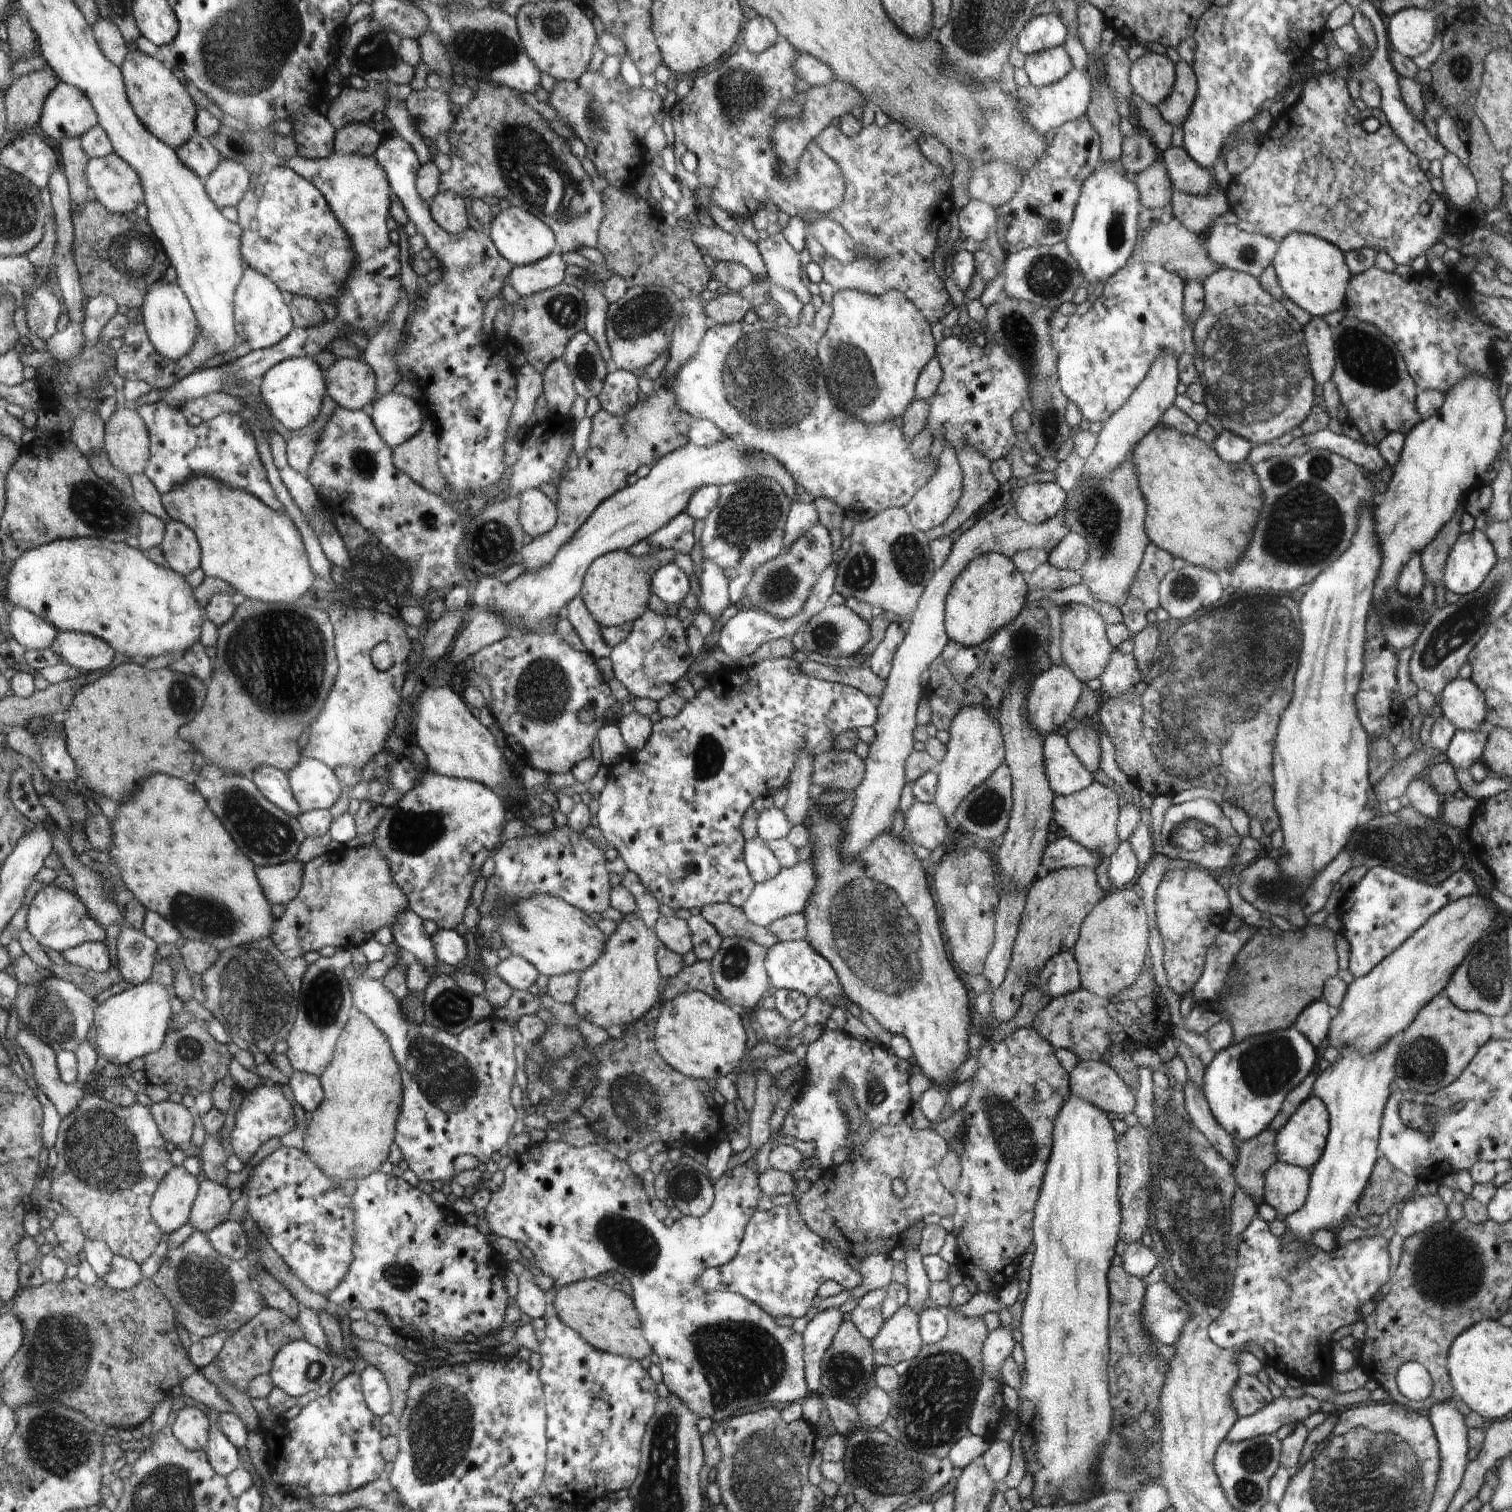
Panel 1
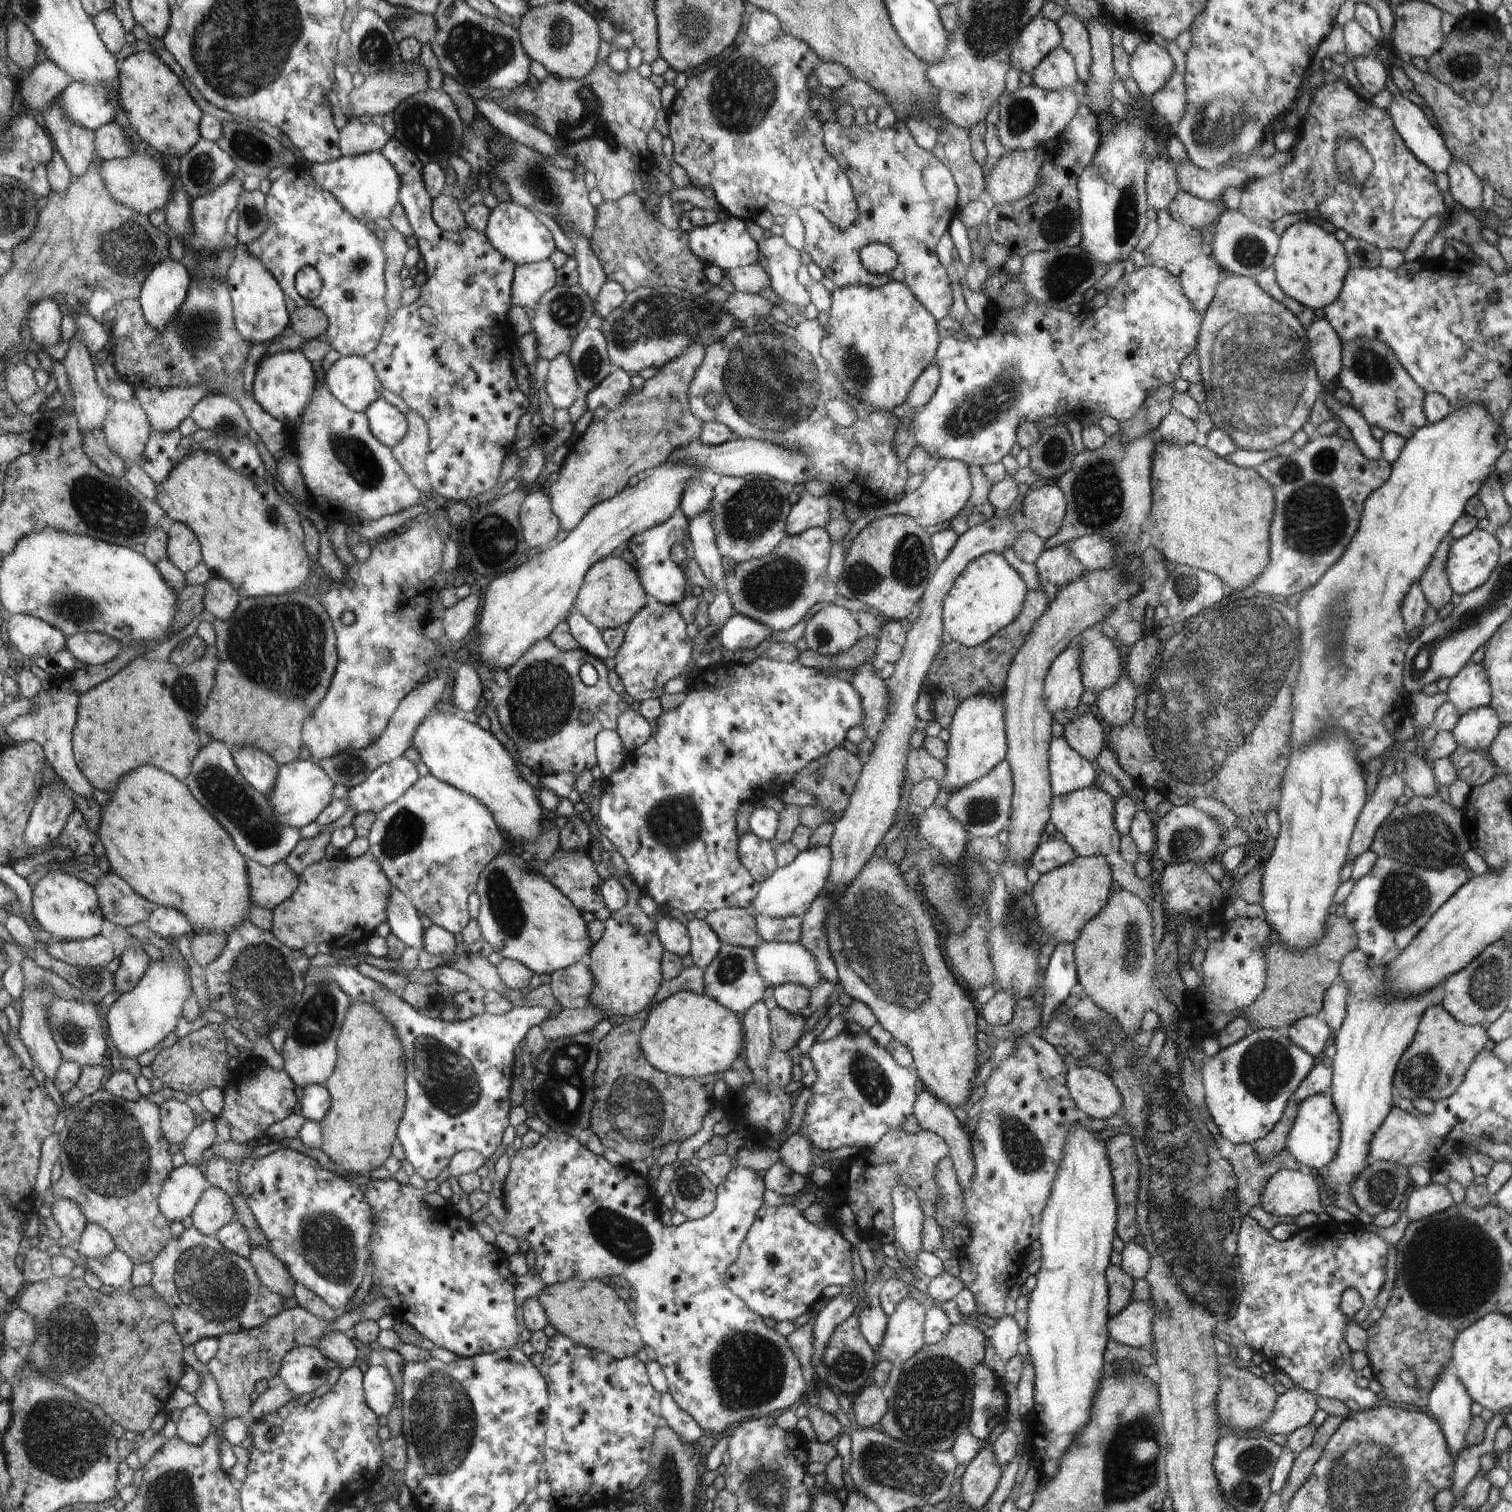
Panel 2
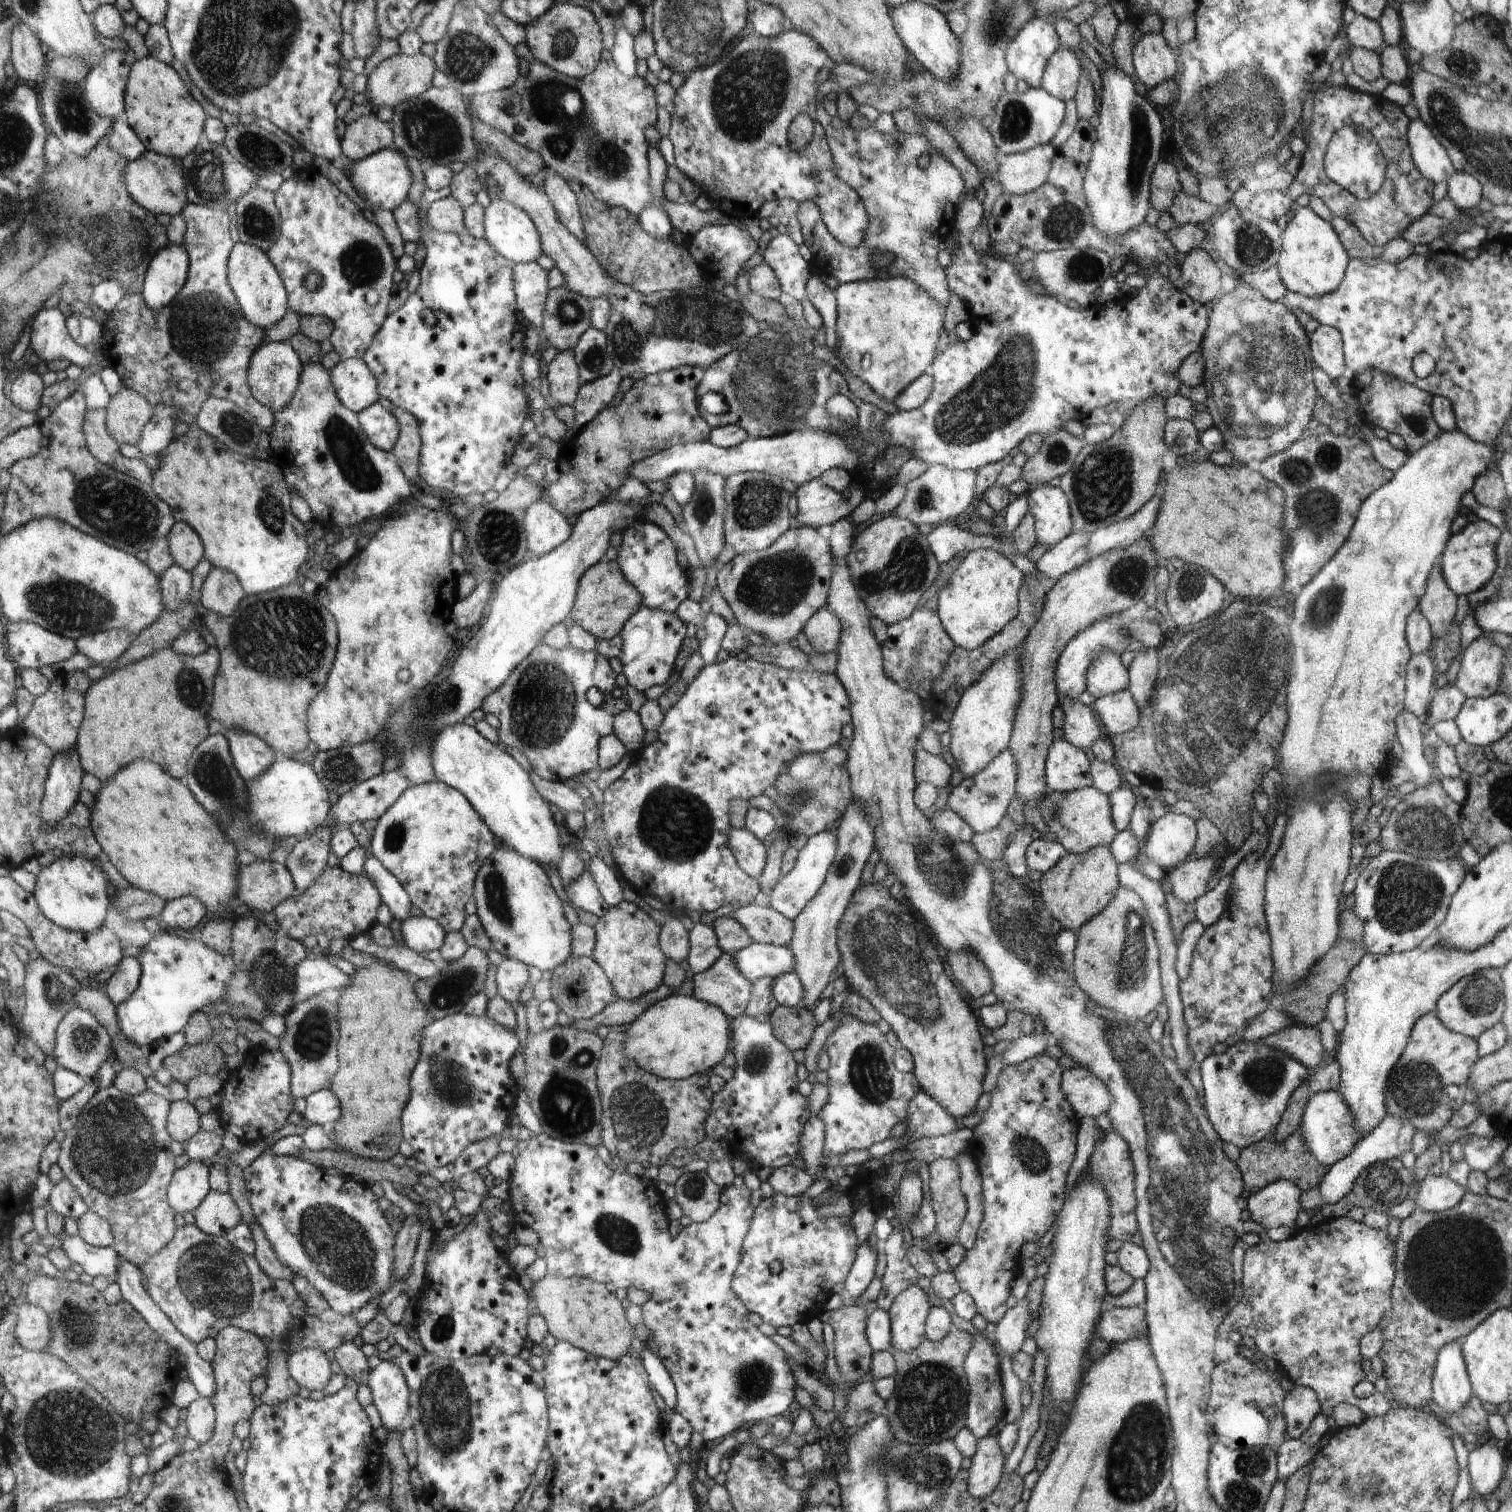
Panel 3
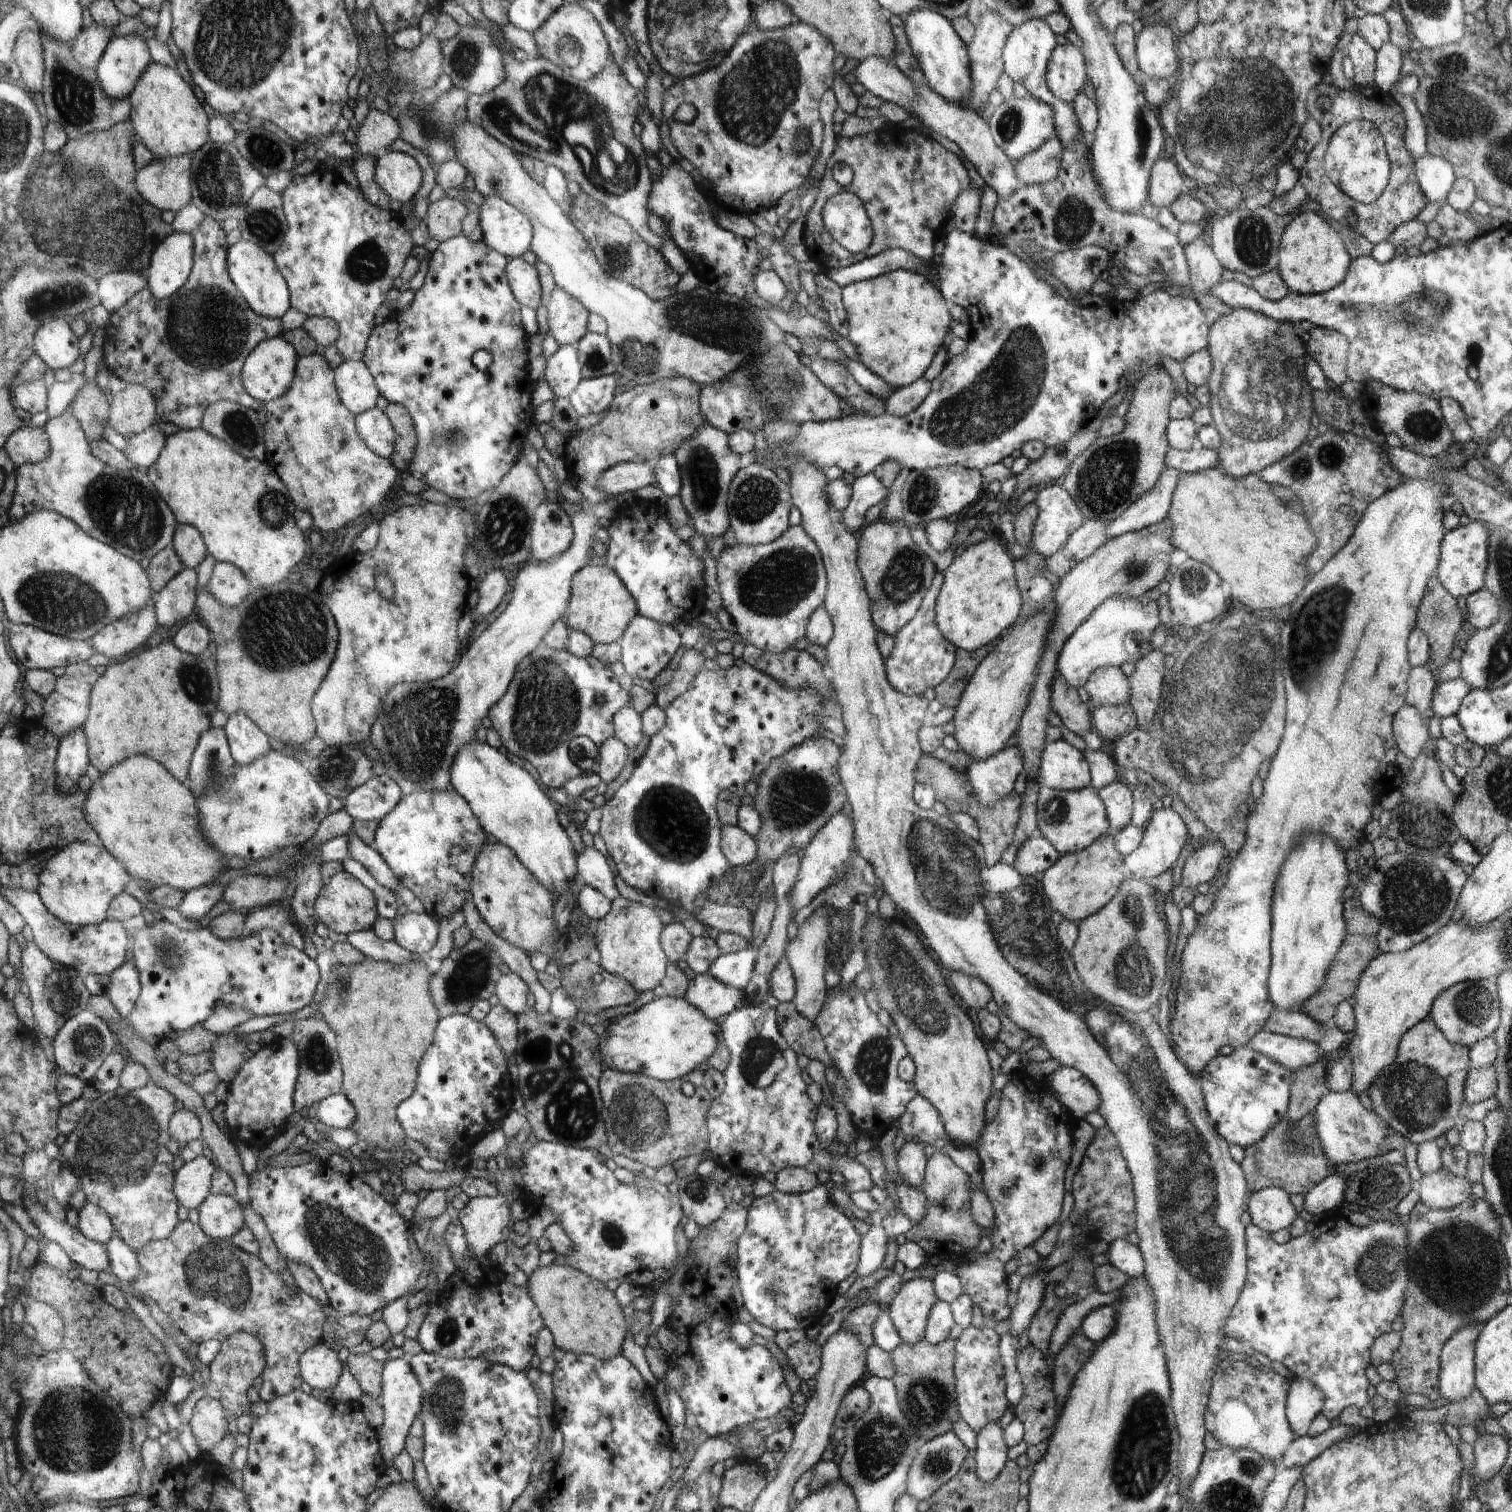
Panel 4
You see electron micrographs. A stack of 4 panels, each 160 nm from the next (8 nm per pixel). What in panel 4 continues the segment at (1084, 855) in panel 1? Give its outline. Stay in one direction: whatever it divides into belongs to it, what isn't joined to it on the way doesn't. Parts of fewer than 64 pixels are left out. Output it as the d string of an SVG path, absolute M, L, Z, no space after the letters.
M1044 836L1028 837L1015 852L1013 867L1023 877L1033 877L1038 872L1046 872L1058 859L1061 853L1046 840Z

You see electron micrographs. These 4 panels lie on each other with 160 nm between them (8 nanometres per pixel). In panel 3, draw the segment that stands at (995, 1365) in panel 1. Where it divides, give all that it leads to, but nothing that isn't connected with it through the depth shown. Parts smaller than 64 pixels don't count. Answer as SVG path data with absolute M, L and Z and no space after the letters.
M1026 1298L1019 1300L1014 1308L1007 1310L1001 1323L996 1324L996 1332L991 1339L997 1345L997 1349L1011 1356L1021 1351L1024 1340L1027 1338L1026 1330L1031 1324L1029 1301Z

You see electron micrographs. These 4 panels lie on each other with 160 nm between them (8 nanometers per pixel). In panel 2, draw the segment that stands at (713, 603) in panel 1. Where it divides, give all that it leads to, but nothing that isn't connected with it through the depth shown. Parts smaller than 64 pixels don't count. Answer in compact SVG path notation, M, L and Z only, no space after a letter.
M710 504L710 508L690 519L689 539L692 543L693 558L700 565L704 576L713 584L715 591L718 591L724 582L724 570L722 570L723 556L717 547L713 520Z

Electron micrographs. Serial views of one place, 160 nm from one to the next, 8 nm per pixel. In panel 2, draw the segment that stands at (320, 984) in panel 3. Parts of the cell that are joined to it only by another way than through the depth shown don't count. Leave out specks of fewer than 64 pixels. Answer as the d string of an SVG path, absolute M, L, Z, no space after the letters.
M337 961L331 966L321 967L309 967L308 974L305 976L305 984L314 983L331 983L337 982L340 987L351 997L354 997L356 1001L364 1001L367 1003L375 1004L387 1018L387 1021L395 1028L397 1036L400 1038L403 1044L403 1051L409 1066L407 1067L407 1091L409 1092L409 1102L406 1103L405 1116L401 1120L401 1126L398 1127L398 1142L402 1145L405 1152L405 1158L414 1167L414 1173L419 1174L424 1180L442 1179L444 1172L449 1165L450 1159L457 1152L474 1149L479 1152L484 1158L488 1159L494 1150L500 1146L502 1142L502 1132L504 1128L508 1126L508 1114L510 1114L510 1086L512 1086L512 1066L514 1066L514 1050L516 1046L524 1040L524 1036L529 1034L529 1031L533 1028L539 1028L539 1026L550 1018L550 1011L543 1006L535 1006L532 1008L516 1006L513 1010L507 1012L505 1015L491 1015L490 1013L482 1013L480 1016L476 1015L466 1020L457 1021L445 1021L442 1018L434 1019L433 1017L427 1017L426 1015L419 1013L417 1009L412 1008L406 1001L402 1000L400 994L396 994L386 987L383 987L379 982L362 976L362 973L358 972L358 969L347 966L344 962Z

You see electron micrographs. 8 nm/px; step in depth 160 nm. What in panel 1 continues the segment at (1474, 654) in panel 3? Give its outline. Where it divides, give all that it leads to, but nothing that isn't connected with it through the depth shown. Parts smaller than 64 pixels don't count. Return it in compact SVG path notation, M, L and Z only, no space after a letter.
M1456 677L1441 693L1440 714L1450 720L1457 730L1473 731L1484 722L1486 699L1474 681Z

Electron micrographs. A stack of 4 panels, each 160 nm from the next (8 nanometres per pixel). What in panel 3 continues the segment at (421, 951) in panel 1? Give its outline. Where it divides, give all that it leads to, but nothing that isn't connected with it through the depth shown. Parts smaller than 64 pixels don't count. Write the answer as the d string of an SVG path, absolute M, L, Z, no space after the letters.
M368 851L365 862L365 874L370 876L370 880L381 893L382 901L386 904L386 908L392 912L393 918L398 918L400 922L408 920L412 916L412 902L402 884L390 870L382 866L380 860L375 858L370 851Z

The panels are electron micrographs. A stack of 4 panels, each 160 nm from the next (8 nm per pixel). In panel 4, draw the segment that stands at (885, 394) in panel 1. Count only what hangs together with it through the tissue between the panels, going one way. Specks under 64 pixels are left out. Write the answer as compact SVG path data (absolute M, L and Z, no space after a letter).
M904 269L842 288L849 316L848 340L856 346L860 362L896 389L924 376L949 334L952 320L940 291L928 276Z

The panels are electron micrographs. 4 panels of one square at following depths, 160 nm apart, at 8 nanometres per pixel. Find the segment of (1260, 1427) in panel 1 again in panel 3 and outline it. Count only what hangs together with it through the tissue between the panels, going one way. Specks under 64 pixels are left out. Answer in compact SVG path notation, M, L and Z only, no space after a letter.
M1294 1385L1290 1391L1285 1392L1282 1412L1284 1422L1286 1422L1286 1438L1296 1440L1300 1439L1302 1432L1310 1427L1310 1422L1314 1420L1314 1416L1321 1413L1321 1406L1312 1388Z

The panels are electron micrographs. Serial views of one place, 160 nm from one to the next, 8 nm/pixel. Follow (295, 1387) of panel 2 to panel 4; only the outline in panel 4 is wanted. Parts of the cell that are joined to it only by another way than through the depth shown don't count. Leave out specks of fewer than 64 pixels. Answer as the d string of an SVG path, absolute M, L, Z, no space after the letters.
M317 1344L302 1356L300 1371L304 1382L312 1388L333 1390L342 1374L342 1364L328 1344Z

